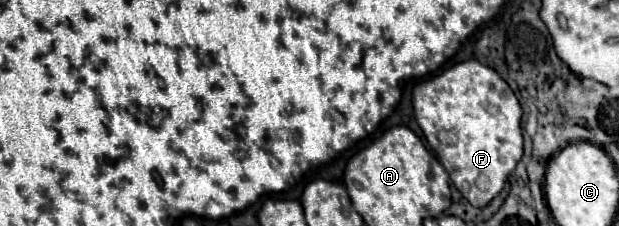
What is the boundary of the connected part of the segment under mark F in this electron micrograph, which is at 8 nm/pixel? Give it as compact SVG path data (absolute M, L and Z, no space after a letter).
M467 60L443 70L433 80L421 82L413 92L413 110L423 136L427 138L430 149L447 170L455 188L475 208L487 206L503 190L509 174L515 170L519 158L523 156L521 106L507 82L493 68L483 66L477 60Z

